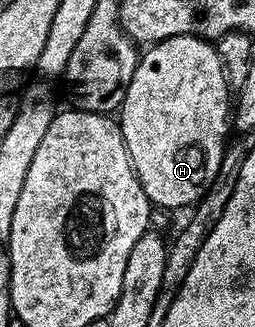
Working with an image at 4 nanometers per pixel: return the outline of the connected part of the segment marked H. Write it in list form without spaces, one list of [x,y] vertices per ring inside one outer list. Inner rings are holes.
[[[171,37],[145,48],[139,58],[133,78],[130,79],[128,89],[125,91],[122,104],[123,111],[124,117],[119,118],[120,134],[124,137],[124,142],[128,148],[128,158],[132,160],[132,170],[136,172],[136,178],[140,181],[142,191],[146,191],[149,201],[157,210],[175,211],[195,206],[200,198],[207,193],[209,185],[216,180],[216,173],[220,170],[221,165],[225,164],[224,144],[228,141],[228,129],[230,133],[230,90],[222,67],[222,59],[218,55],[215,44],[211,41],[205,41],[202,37]]]

